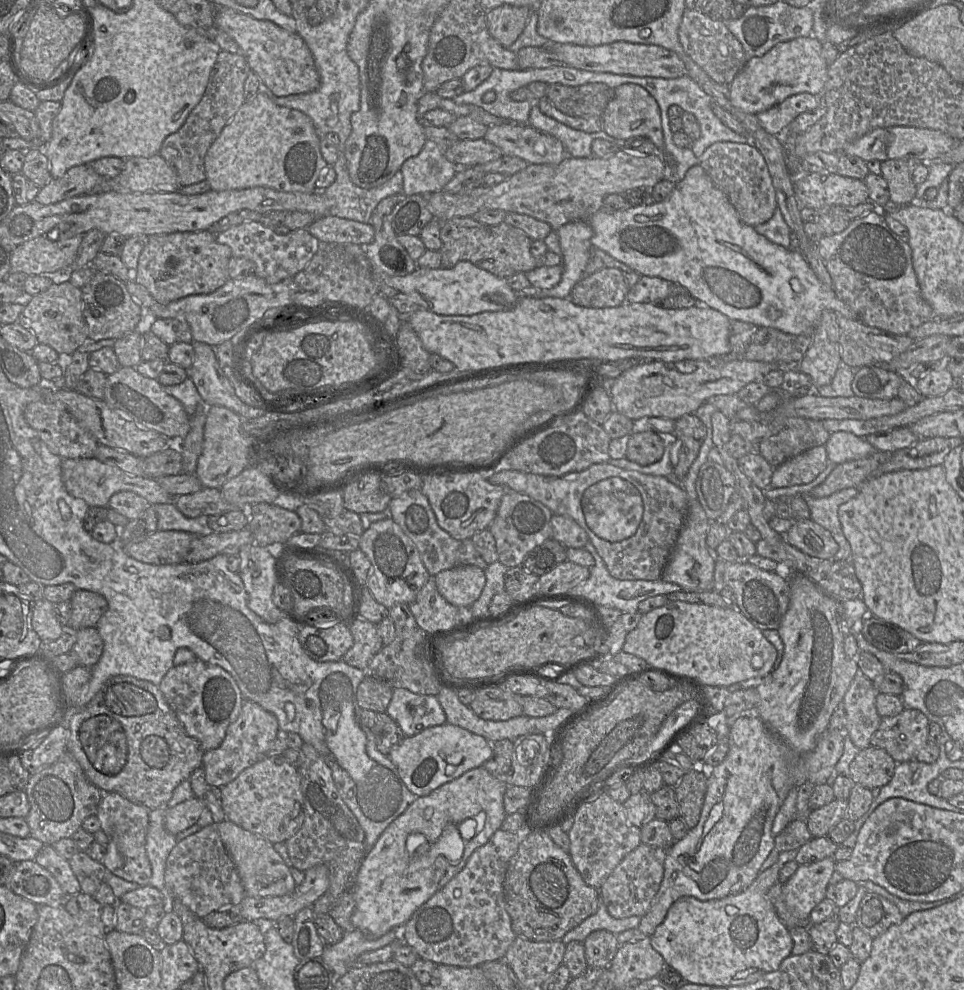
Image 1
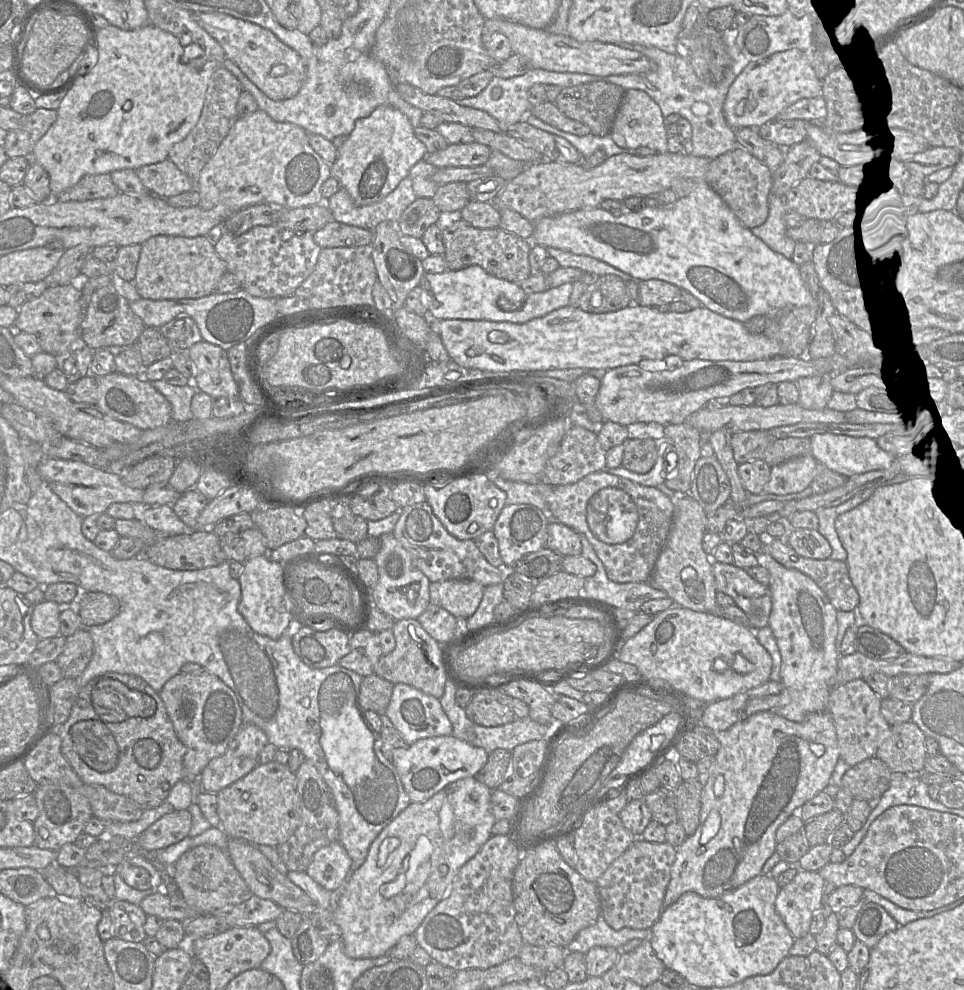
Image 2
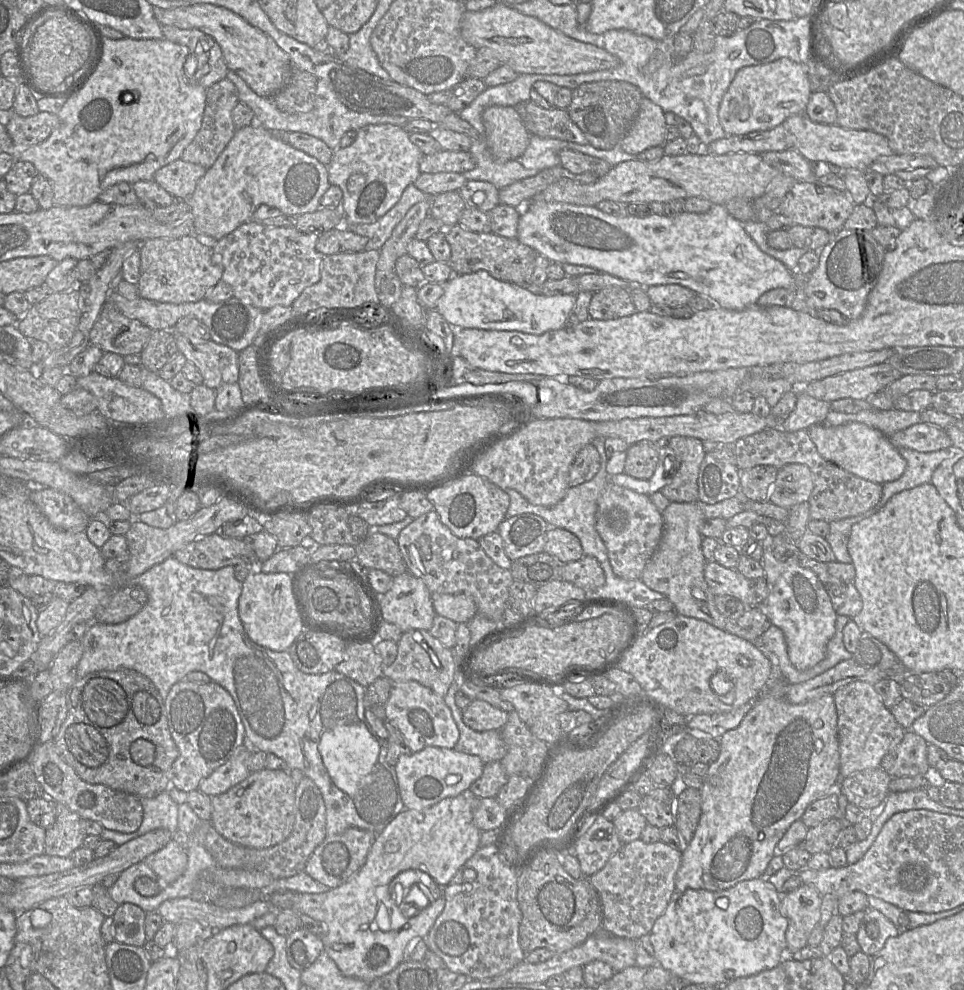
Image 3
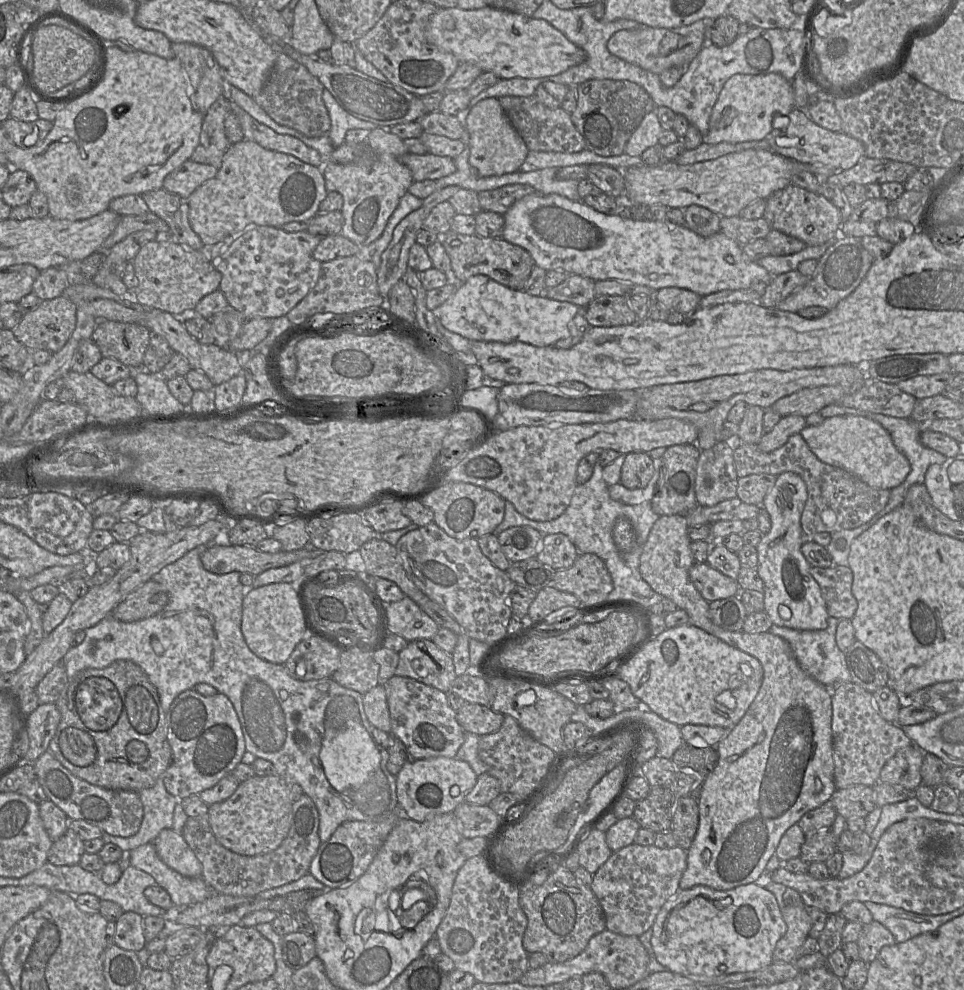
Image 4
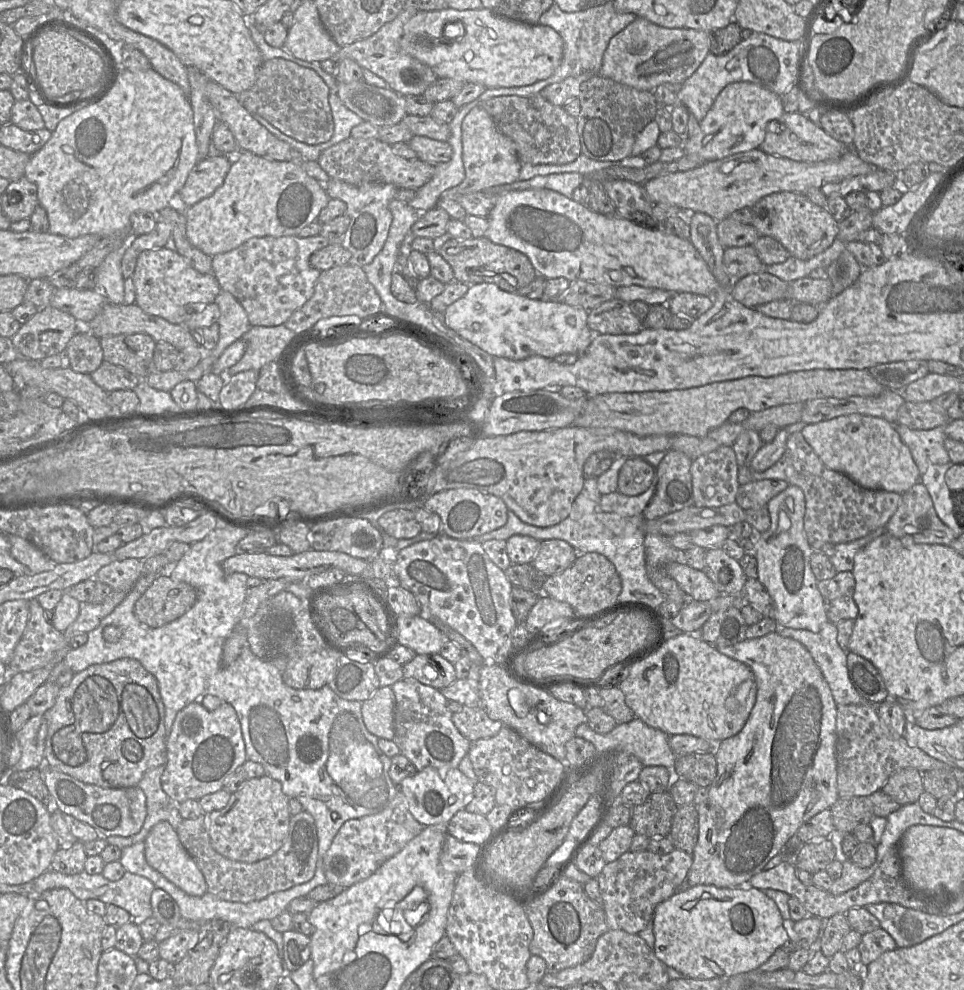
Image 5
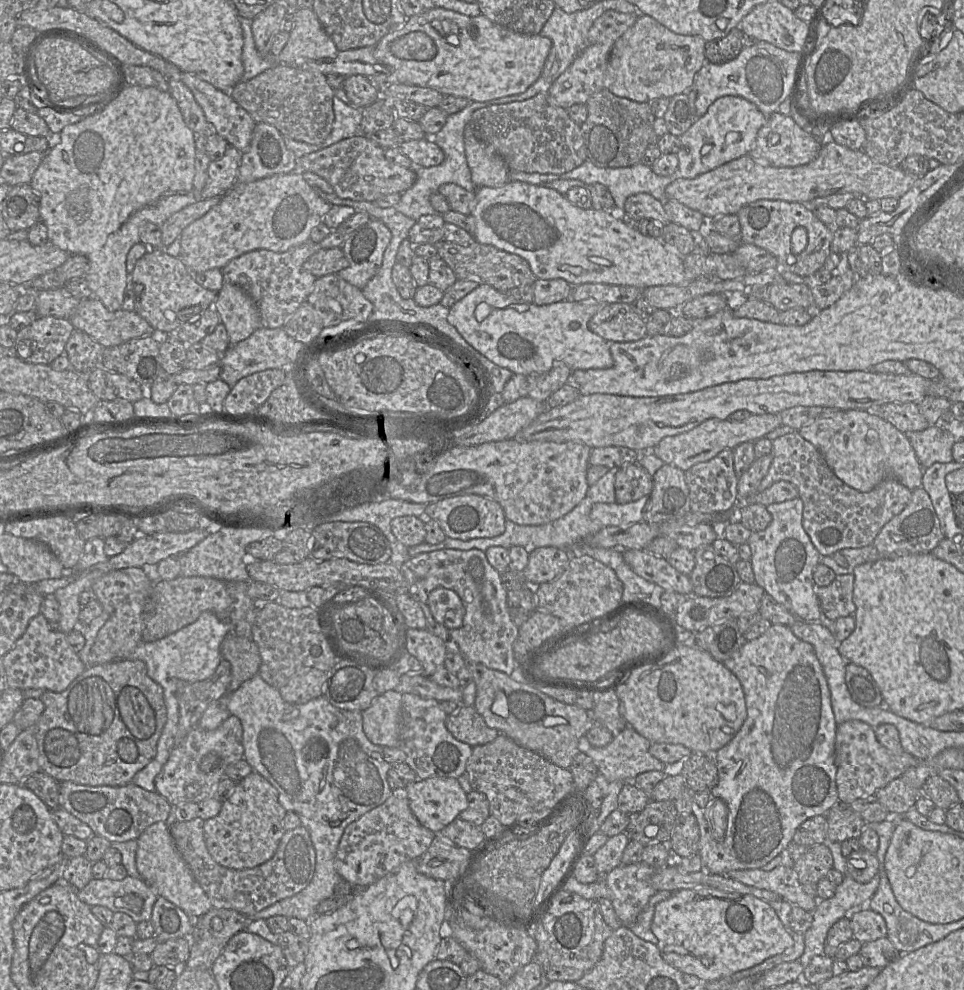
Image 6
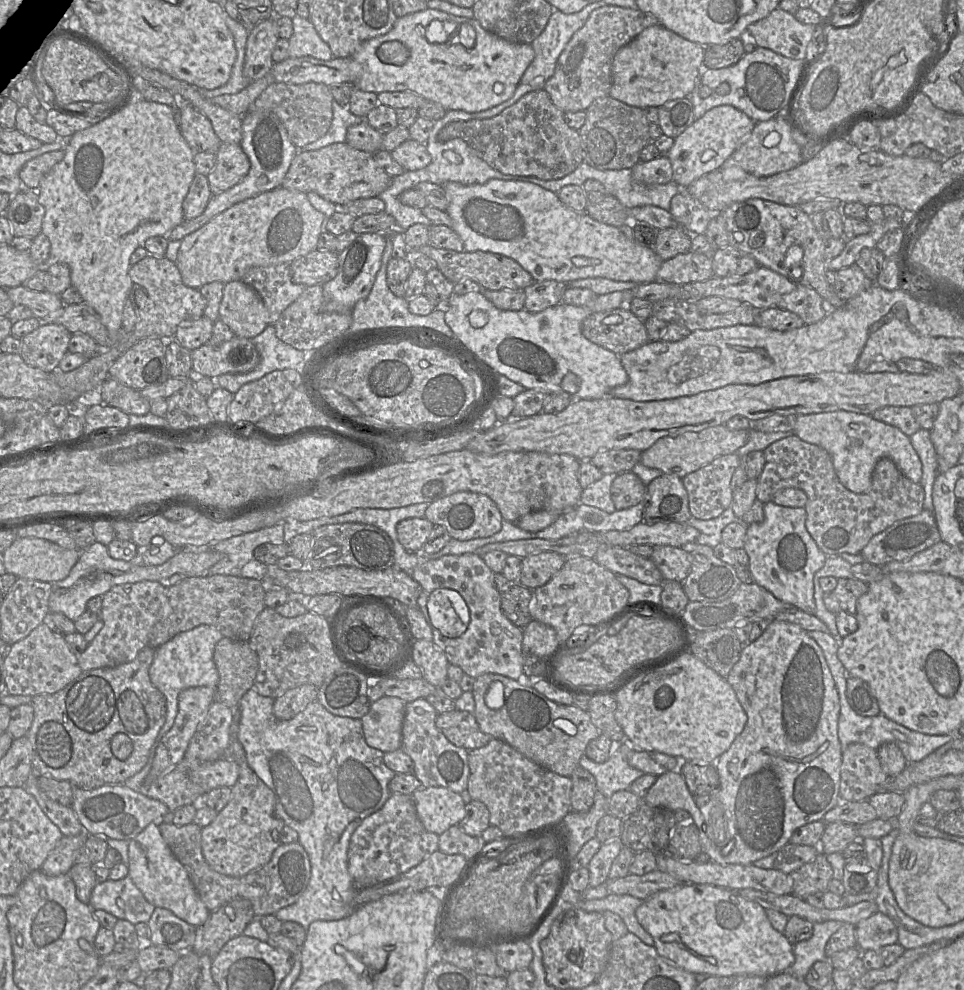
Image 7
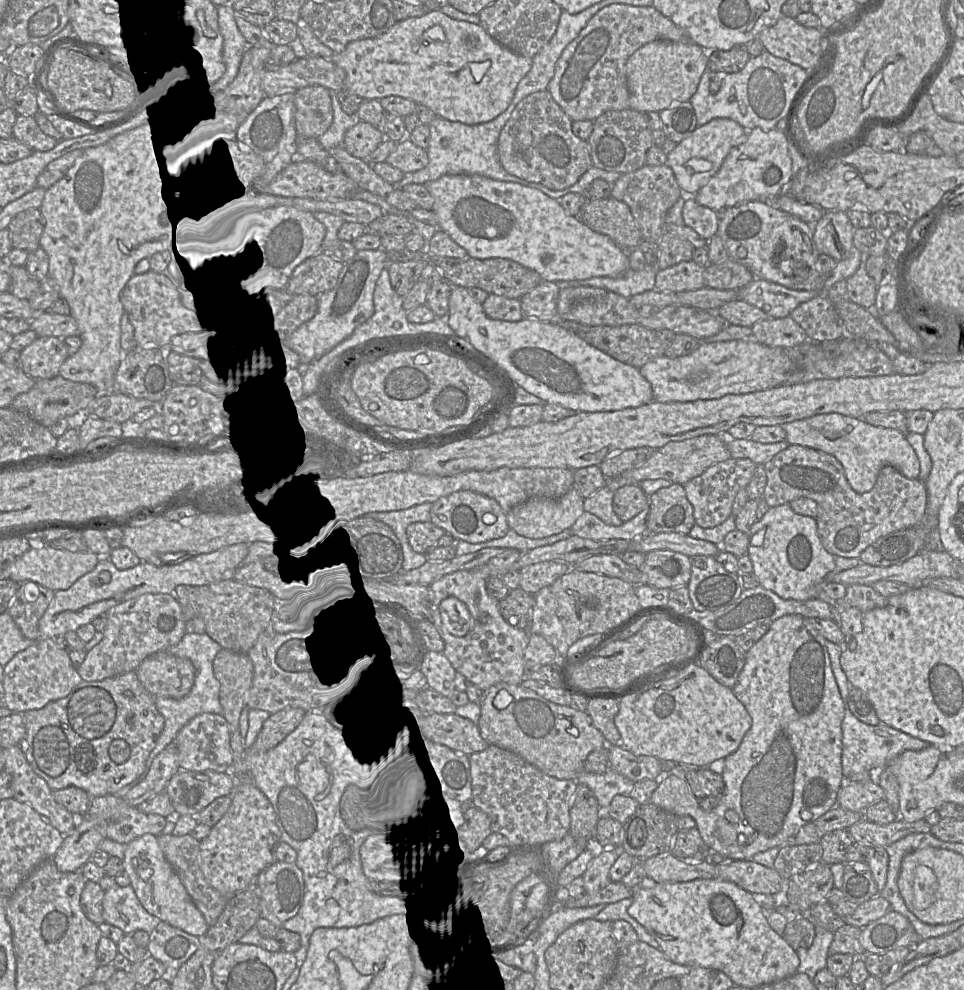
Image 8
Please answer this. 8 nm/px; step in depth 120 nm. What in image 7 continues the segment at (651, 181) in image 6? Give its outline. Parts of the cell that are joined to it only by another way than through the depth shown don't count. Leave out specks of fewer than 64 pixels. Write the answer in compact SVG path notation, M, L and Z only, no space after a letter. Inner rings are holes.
M583 161L576 168L575 171L560 179L541 180L532 176L515 176L515 178L513 178L513 181L530 182L533 184L537 184L546 190L558 194L558 192L567 185L583 186L584 183L590 179L601 182L607 190L608 195L612 195L617 198L621 202L621 204L628 209L632 209L638 206L652 205L668 211L670 209L671 199L676 194L683 191L683 188L680 187L674 180L666 184L641 184L633 179L633 172L630 168L621 170L599 170L592 167L585 161Z

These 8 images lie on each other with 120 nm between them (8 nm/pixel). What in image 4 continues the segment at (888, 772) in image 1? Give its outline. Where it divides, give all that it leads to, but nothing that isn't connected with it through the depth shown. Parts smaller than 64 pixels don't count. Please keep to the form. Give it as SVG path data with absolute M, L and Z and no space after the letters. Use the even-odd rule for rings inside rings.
M854 785L845 789L837 789L831 798L837 814L845 819L865 818L877 805L873 787Z

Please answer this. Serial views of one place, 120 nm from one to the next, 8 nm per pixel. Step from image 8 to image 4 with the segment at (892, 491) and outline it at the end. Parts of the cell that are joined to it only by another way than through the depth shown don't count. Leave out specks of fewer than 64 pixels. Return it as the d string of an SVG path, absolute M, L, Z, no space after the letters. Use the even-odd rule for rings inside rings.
M800 433L792 435L783 446L769 453L762 452L755 444L734 443L733 458L738 478L752 474L778 476L793 472L803 479L807 500L801 515L801 528L807 537L819 532L833 533L857 528L883 510L890 497L890 489L870 487L843 469L820 461Z

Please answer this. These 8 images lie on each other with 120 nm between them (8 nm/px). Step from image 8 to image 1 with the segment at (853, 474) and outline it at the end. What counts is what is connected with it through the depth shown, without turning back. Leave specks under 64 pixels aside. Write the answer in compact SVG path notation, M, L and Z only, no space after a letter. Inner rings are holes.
M843 431L830 433L824 446L828 460L836 465L867 457L876 451L865 438Z

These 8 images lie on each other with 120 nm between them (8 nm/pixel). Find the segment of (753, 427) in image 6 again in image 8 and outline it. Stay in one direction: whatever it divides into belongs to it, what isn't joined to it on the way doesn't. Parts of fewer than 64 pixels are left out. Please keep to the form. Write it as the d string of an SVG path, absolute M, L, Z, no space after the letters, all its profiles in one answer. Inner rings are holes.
M704 434L682 441L668 442L663 447L656 449L641 466L635 467L617 478L630 480L633 483L640 483L647 479L666 479L671 483L684 485L701 475L712 465L723 462L730 457L725 437Z

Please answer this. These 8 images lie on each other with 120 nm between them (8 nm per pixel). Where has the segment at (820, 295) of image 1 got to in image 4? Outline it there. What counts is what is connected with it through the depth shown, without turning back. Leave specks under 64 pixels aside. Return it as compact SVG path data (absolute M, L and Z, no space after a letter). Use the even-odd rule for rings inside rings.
M533 193L524 196L523 198L516 201L503 216L505 222L502 238L527 250L532 256L535 265L543 268L545 271L562 270L569 275L580 275L582 277L590 278L594 281L615 279L623 282L631 282L634 284L647 286L654 291L666 287L677 287L693 291L701 297L720 292L722 290L746 289L756 282L763 281L765 283L770 283L773 279L773 276L764 267L762 267L756 261L749 260L745 254L743 254L742 246L740 244L728 238L721 231L708 237L702 237L690 230L686 225L670 225L664 220L636 221L628 218L627 216L607 215L587 206L583 201L572 201L557 194L542 195L540 193Z

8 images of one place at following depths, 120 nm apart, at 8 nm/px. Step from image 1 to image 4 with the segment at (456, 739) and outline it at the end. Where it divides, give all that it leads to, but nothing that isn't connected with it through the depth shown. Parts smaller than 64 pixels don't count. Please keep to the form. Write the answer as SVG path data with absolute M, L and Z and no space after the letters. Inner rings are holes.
M444 756L413 760L403 765L396 775L399 808L404 816L417 822L436 814L453 812L465 801L476 781L477 775L466 761Z

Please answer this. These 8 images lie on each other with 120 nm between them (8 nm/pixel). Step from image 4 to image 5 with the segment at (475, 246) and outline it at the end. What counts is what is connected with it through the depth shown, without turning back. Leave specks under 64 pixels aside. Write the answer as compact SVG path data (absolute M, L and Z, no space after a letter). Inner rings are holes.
M446 236L439 241L438 253L451 266L454 280L465 284L493 283L504 291L515 293L537 277L537 272L526 255L495 244L484 236L466 240Z

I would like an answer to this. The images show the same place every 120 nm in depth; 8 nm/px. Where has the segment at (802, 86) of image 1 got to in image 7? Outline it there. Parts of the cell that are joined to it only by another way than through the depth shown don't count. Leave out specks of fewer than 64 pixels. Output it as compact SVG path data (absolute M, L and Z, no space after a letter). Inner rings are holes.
M721 105L707 111L675 139L666 155L672 165L673 180L685 189L696 179L721 167L750 136L755 124L744 112L731 105Z

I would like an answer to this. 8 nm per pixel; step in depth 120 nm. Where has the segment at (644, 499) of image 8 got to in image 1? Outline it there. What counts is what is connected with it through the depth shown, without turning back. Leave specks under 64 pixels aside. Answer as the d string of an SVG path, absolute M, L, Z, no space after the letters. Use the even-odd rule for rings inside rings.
M655 430L631 433L627 443L626 458L641 466L659 461L664 452L664 444Z

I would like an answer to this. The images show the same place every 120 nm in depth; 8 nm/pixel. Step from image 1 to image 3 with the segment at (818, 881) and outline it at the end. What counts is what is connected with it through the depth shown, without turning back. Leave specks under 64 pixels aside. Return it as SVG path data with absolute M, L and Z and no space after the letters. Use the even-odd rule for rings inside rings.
M804 884L782 894L780 913L788 921L786 956L808 945L809 935L820 921L821 898L816 889Z

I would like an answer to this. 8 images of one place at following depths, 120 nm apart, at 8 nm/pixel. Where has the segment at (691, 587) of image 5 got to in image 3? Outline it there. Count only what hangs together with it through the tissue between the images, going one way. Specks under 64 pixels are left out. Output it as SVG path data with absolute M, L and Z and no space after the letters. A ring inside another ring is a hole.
M708 561L704 569L704 577L714 596L733 596L740 600L746 609L760 607L757 606L756 594L750 580L736 569Z

